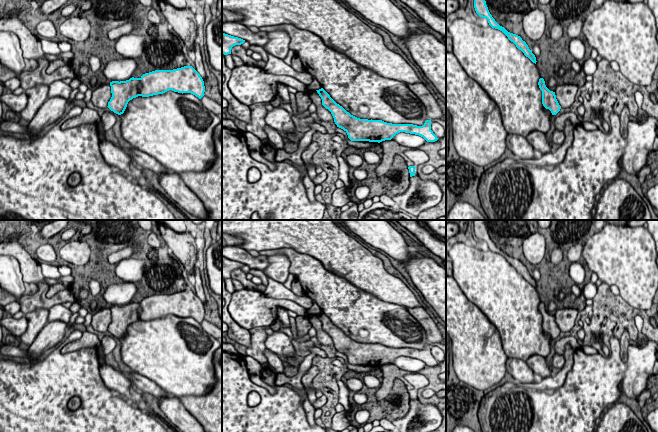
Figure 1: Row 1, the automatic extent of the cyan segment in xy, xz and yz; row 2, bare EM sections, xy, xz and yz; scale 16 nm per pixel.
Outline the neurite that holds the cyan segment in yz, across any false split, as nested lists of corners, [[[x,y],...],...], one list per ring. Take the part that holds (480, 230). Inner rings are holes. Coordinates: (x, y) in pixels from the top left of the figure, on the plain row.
[[[474,220],[473,223],[474,223],[474,232],[476,237],[480,241],[486,242],[488,244],[489,249],[492,252],[502,255],[508,261],[508,263],[511,266],[513,266],[516,269],[516,271],[524,277],[526,281],[528,281],[533,287],[536,288],[537,286],[536,281],[532,277],[532,274],[529,273],[526,266],[523,265],[520,260],[508,256],[504,251],[500,250],[492,241],[486,229],[485,220]]]

